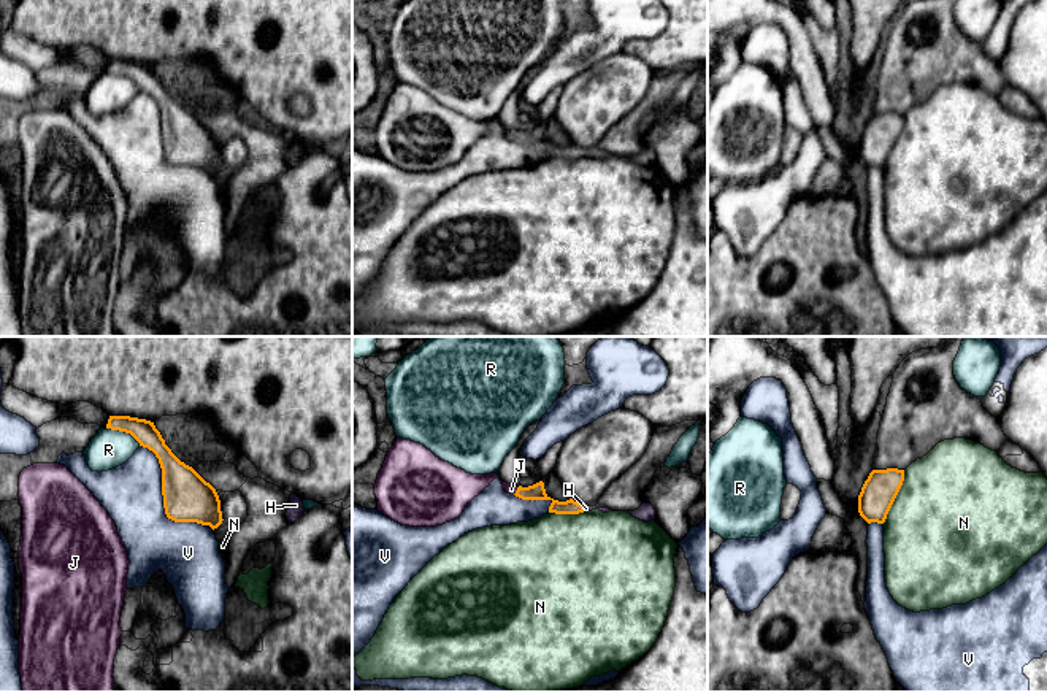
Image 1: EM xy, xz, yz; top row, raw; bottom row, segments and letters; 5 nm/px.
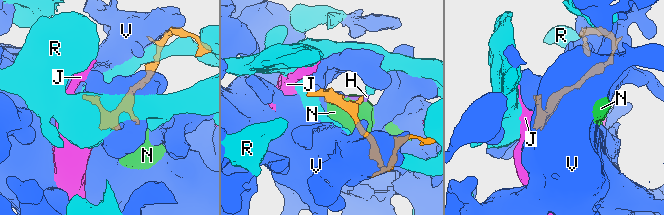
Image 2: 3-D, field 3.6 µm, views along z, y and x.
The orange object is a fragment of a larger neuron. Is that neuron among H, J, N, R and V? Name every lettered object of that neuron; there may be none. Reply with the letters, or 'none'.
H, J

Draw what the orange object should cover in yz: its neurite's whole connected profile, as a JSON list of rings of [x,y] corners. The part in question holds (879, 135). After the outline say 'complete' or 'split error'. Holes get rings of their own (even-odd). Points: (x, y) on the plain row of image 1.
[[[872,114],[858,140],[858,157],[868,167],[884,168],[903,130],[904,114]]]; complete

